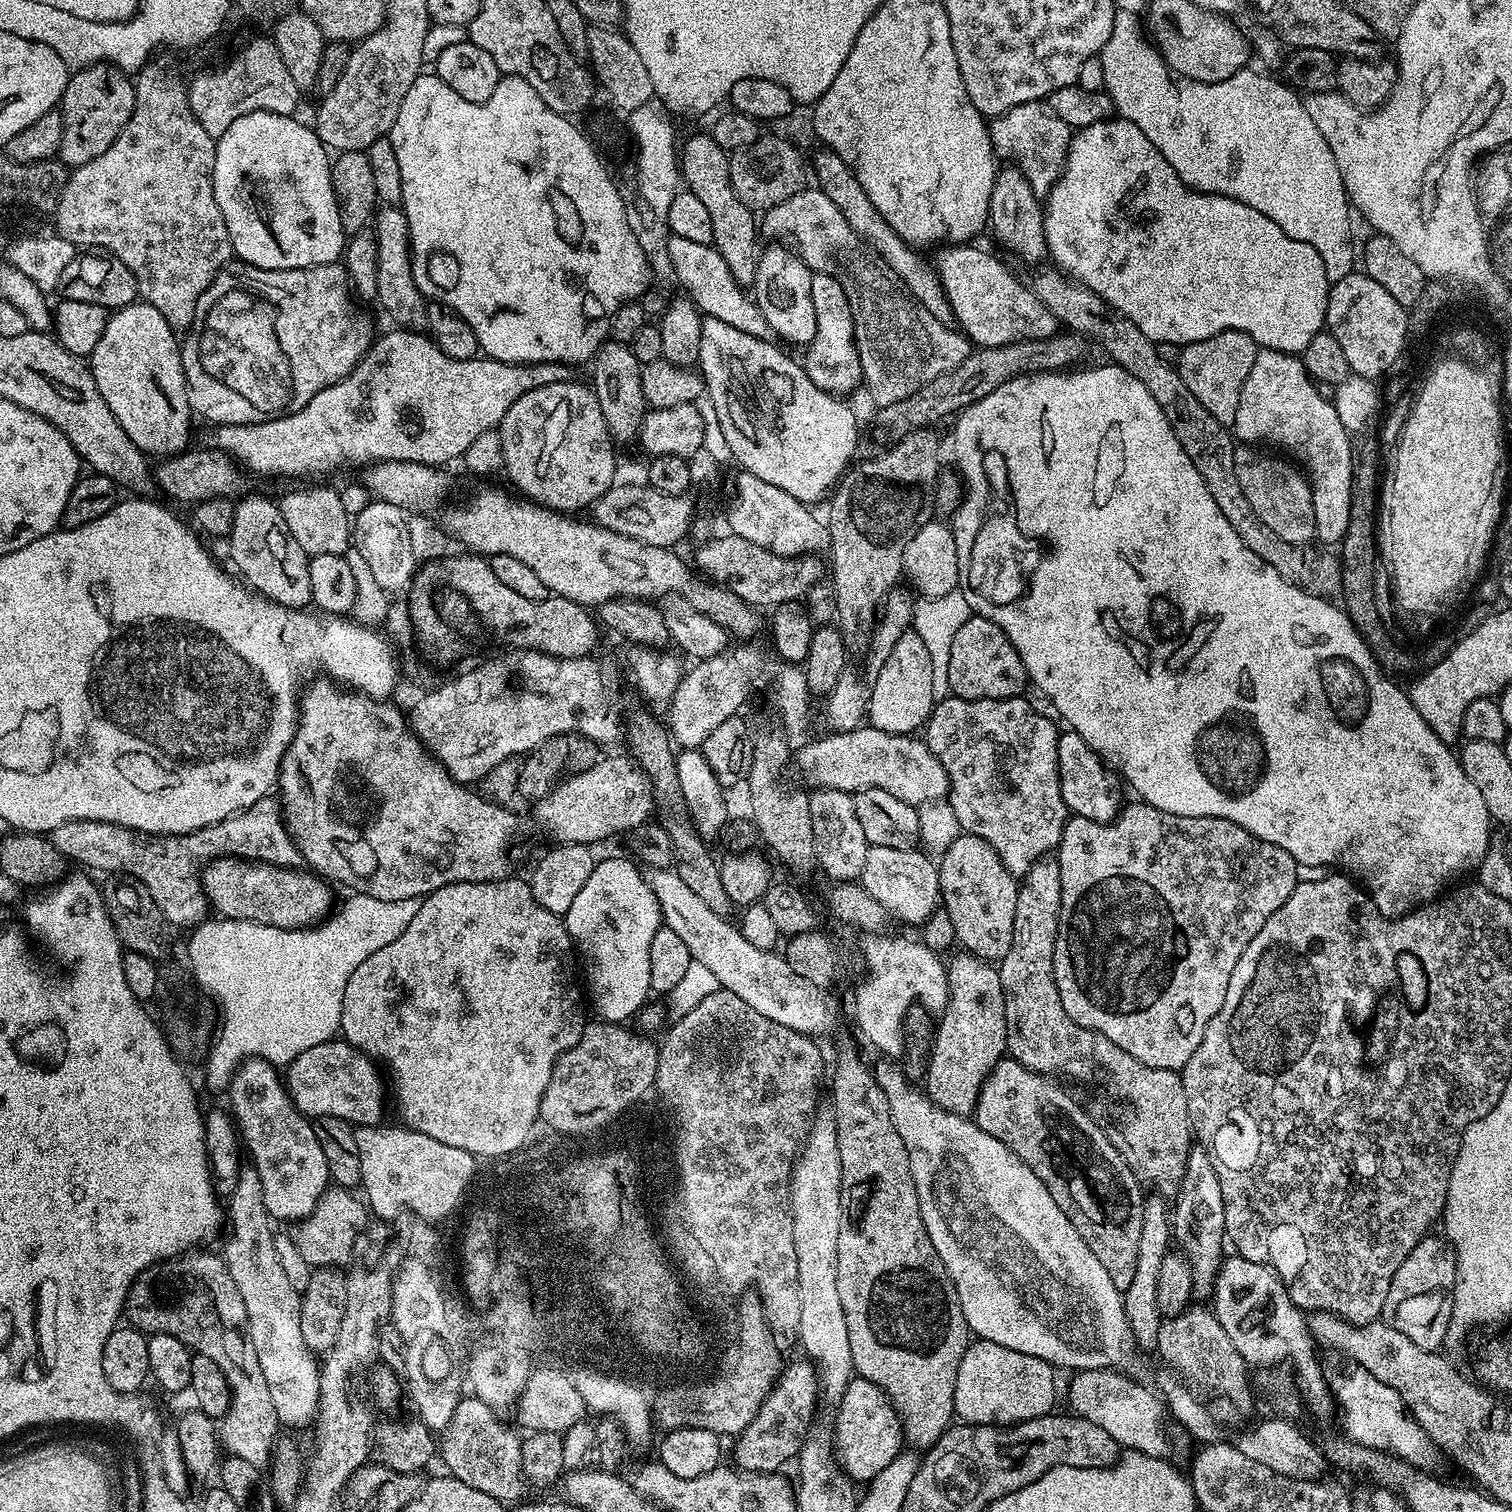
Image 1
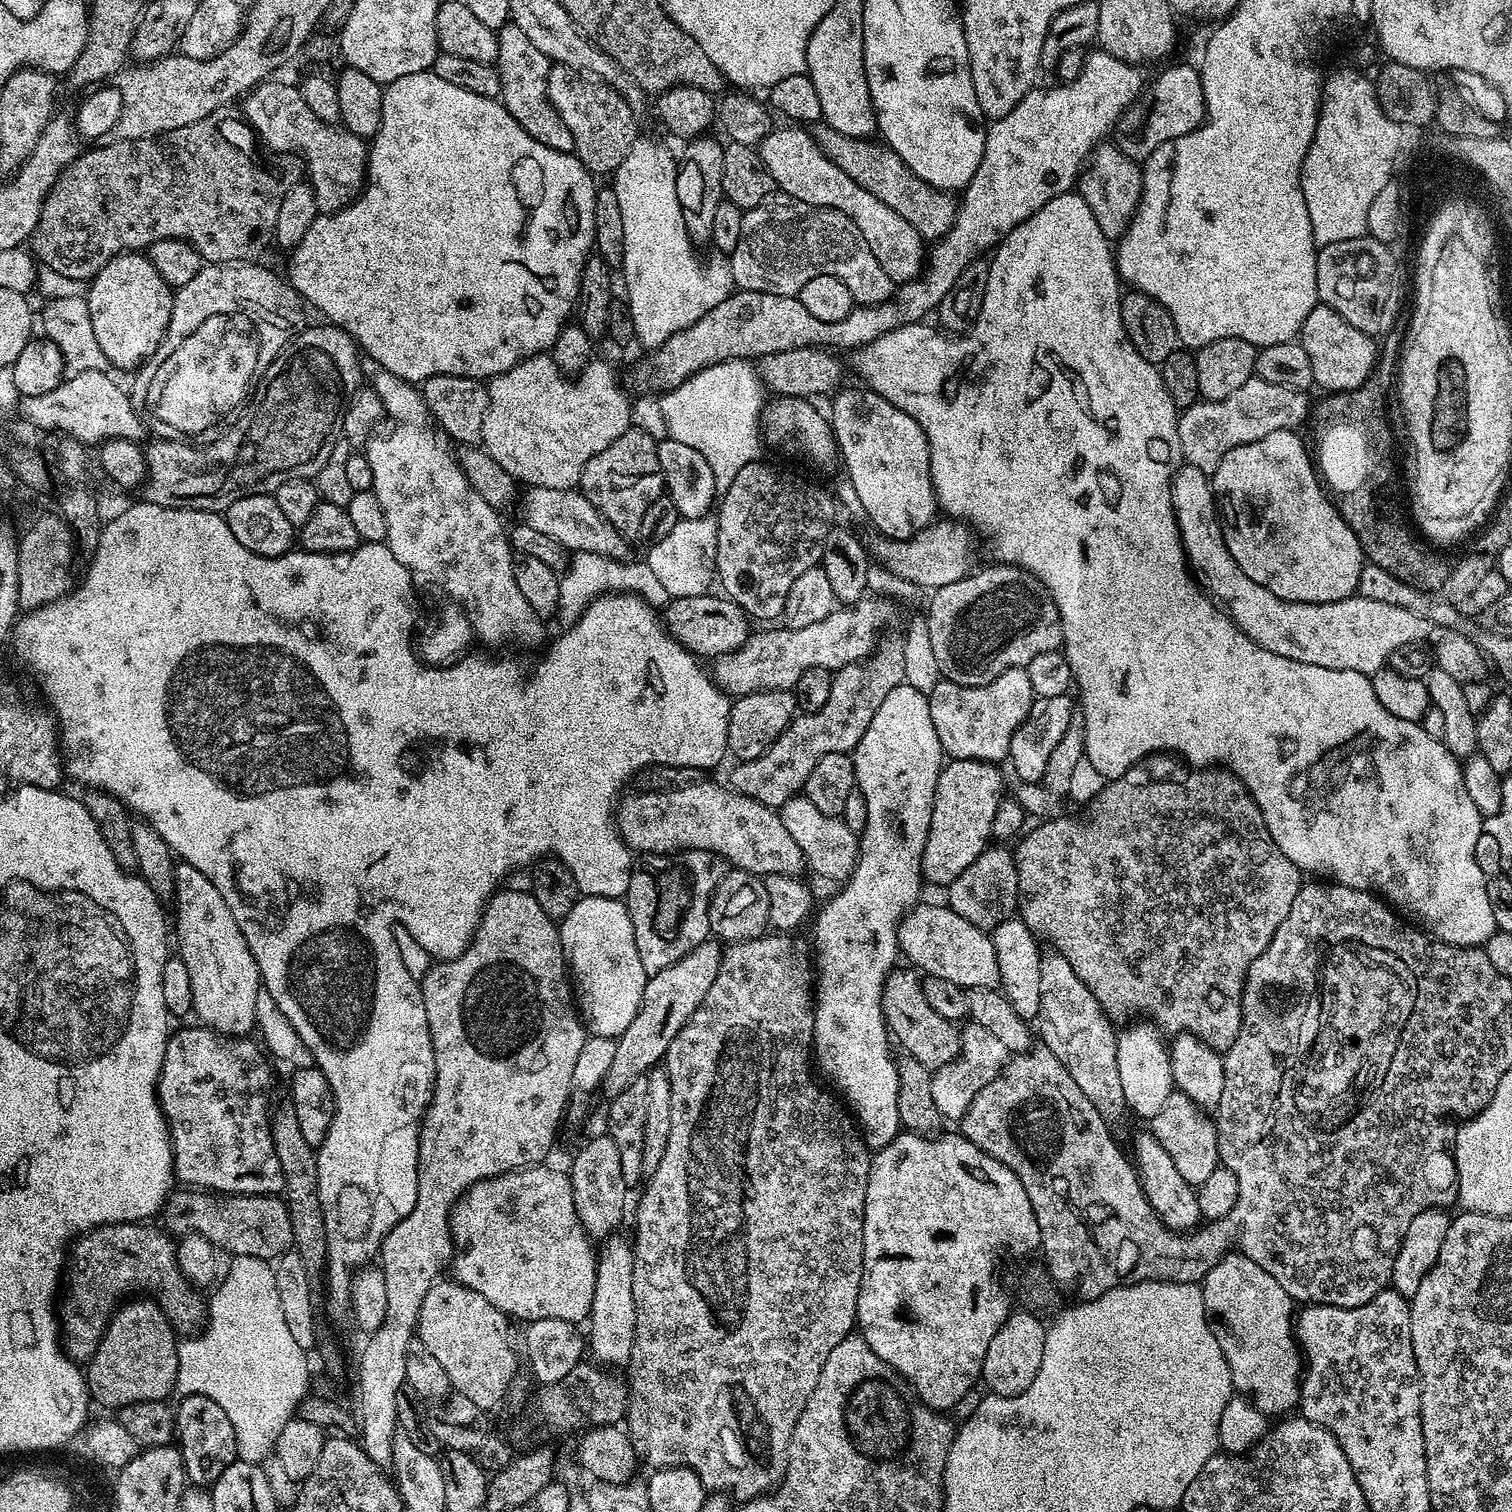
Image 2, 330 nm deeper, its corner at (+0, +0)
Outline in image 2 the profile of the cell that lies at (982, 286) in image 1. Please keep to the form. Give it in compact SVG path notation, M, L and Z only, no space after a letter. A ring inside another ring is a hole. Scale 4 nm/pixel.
M800 126L788 127L792 128L777 127L758 145L760 157L770 174L773 185L779 191L798 198L798 202L806 202L810 206L833 208L846 214L852 219L854 226L858 226L858 230L862 230L862 238L866 238L866 246L870 246L870 254L874 254L874 258L878 258L878 266L882 266L882 270L886 270L893 285L899 286L908 280L915 280L926 264L924 237L918 234L918 230L914 230L914 226L910 226L910 222L906 222L906 218L902 218L902 214L894 214L894 210L890 210L890 206L886 206L886 202L882 202L870 190L858 186L858 182L854 182L854 178L850 178L850 174L846 174L841 168L834 166L834 162L830 162L830 158L823 156L820 153L820 147L812 139L811 131Z

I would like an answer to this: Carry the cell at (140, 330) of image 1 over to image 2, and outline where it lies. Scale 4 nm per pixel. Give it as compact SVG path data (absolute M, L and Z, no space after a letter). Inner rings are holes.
M133 250L120 253L110 262L106 262L102 270L98 270L98 274L87 285L86 299L90 310L90 323L94 326L94 338L98 338L98 346L102 346L105 361L116 368L136 370L152 357L154 350L158 350L162 342L170 322L174 289L165 282L162 274L158 274L156 267L148 261L147 255Z

